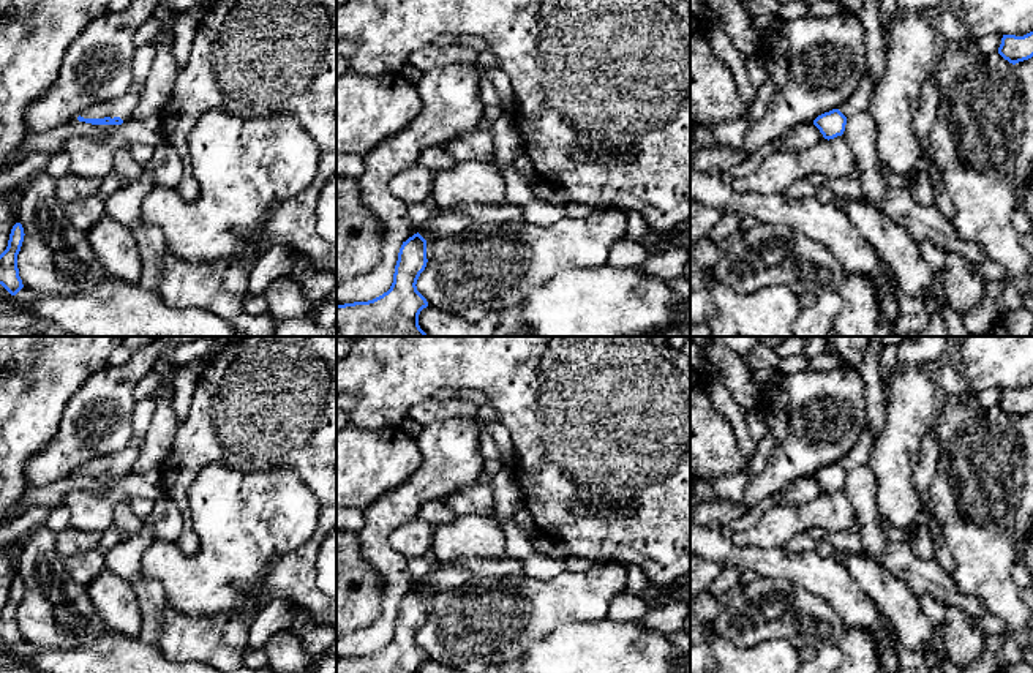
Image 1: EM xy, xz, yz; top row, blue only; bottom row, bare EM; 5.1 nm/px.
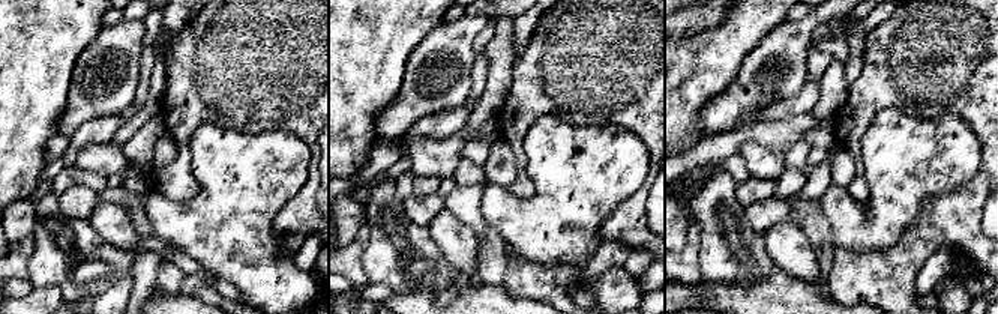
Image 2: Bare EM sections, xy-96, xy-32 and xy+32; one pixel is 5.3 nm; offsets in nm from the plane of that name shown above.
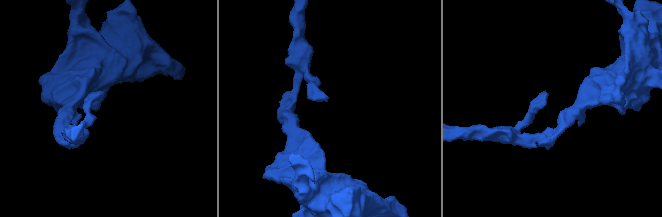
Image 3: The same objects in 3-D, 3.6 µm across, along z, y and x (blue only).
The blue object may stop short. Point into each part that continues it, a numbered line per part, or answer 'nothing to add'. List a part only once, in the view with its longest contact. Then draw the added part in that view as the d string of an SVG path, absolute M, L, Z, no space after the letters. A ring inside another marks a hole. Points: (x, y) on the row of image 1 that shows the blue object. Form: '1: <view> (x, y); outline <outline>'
1: xy (123, 106); outline M131 84L123 96L90 106L84 109L79 115L84 118L120 117L122 120L126 120L134 112L141 95L142 87Z

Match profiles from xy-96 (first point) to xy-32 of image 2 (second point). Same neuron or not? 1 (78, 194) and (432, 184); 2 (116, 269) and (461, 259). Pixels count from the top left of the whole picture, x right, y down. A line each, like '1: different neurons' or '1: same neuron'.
1: different neurons
2: different neurons

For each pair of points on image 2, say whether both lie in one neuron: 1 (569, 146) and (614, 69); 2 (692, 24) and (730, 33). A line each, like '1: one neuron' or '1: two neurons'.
1: two neurons
2: two neurons

